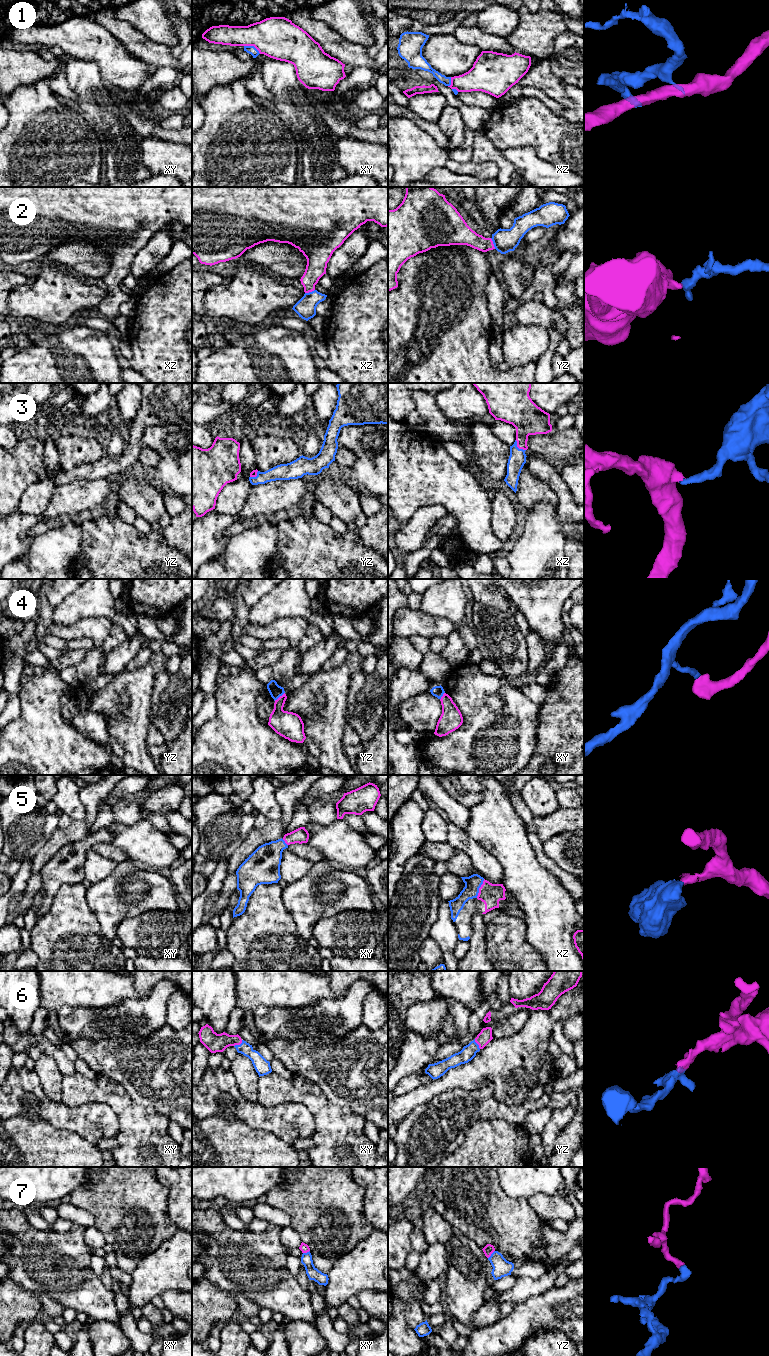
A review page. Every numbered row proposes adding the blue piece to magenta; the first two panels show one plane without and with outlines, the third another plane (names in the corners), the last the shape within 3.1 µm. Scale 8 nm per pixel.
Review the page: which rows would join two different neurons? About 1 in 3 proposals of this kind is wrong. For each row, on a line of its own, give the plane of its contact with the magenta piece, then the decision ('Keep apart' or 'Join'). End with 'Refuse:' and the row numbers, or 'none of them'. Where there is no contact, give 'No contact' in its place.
1: Touches magenta in xy. Keep apart
2: Touches magenta in yz. Join
3: Touches magenta in xz. Join
4: Touches magenta in yz. Keep apart
5: Touches magenta in xz. Join
6: Touches magenta in xy. Join
7: Touches magenta in yz. Keep apart
Refuse: 1, 4, 7

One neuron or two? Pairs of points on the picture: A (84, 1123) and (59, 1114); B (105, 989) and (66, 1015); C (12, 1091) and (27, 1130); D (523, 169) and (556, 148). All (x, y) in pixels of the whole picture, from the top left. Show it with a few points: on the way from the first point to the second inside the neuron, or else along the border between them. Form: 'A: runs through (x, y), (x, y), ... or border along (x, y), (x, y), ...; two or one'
A: runs through (78, 1119), (65, 1116); one
B: border along (102, 1007), (62, 1006), (57, 1011); two
C: border along (10, 1117), (26, 1116), (45, 1122); two
D: border along (520, 146), (531, 146), (536, 154), (545, 161); two

